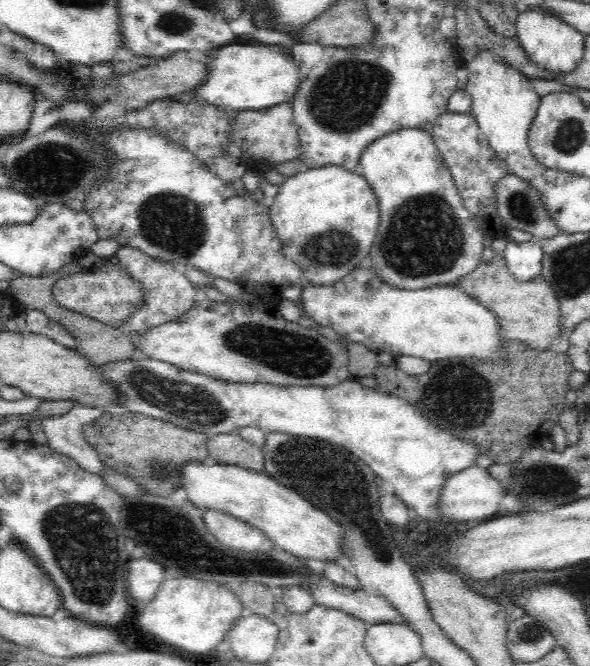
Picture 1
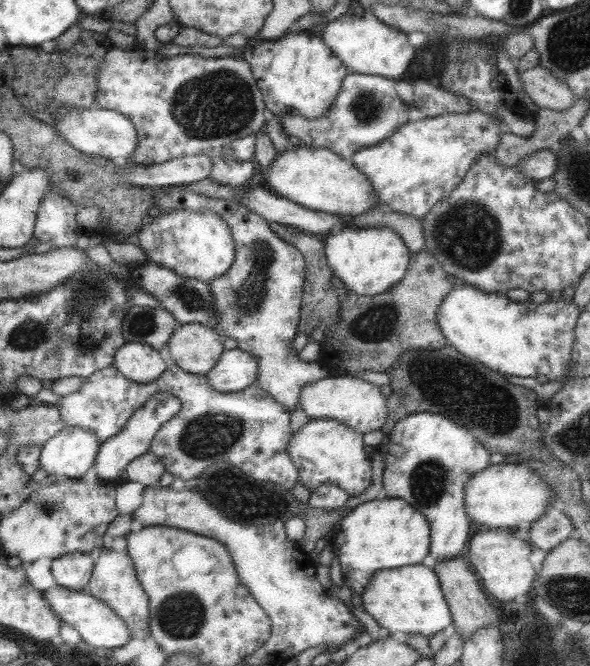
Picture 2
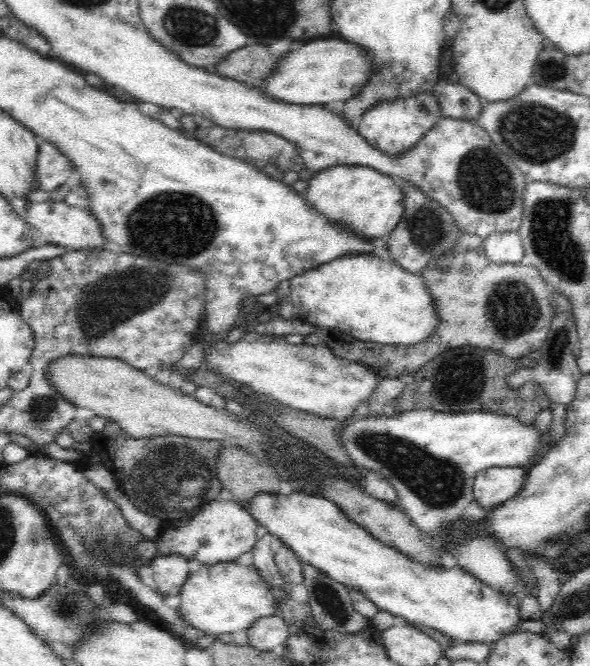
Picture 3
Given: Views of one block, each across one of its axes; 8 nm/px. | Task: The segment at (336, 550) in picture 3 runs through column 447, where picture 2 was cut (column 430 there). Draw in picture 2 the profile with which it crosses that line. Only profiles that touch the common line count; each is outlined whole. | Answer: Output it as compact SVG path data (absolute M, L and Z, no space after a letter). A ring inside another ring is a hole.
M422 563L378 571L361 596L364 610L374 617L380 628L386 628L390 636L404 632L431 637L452 624L450 607L442 593L438 575Z

